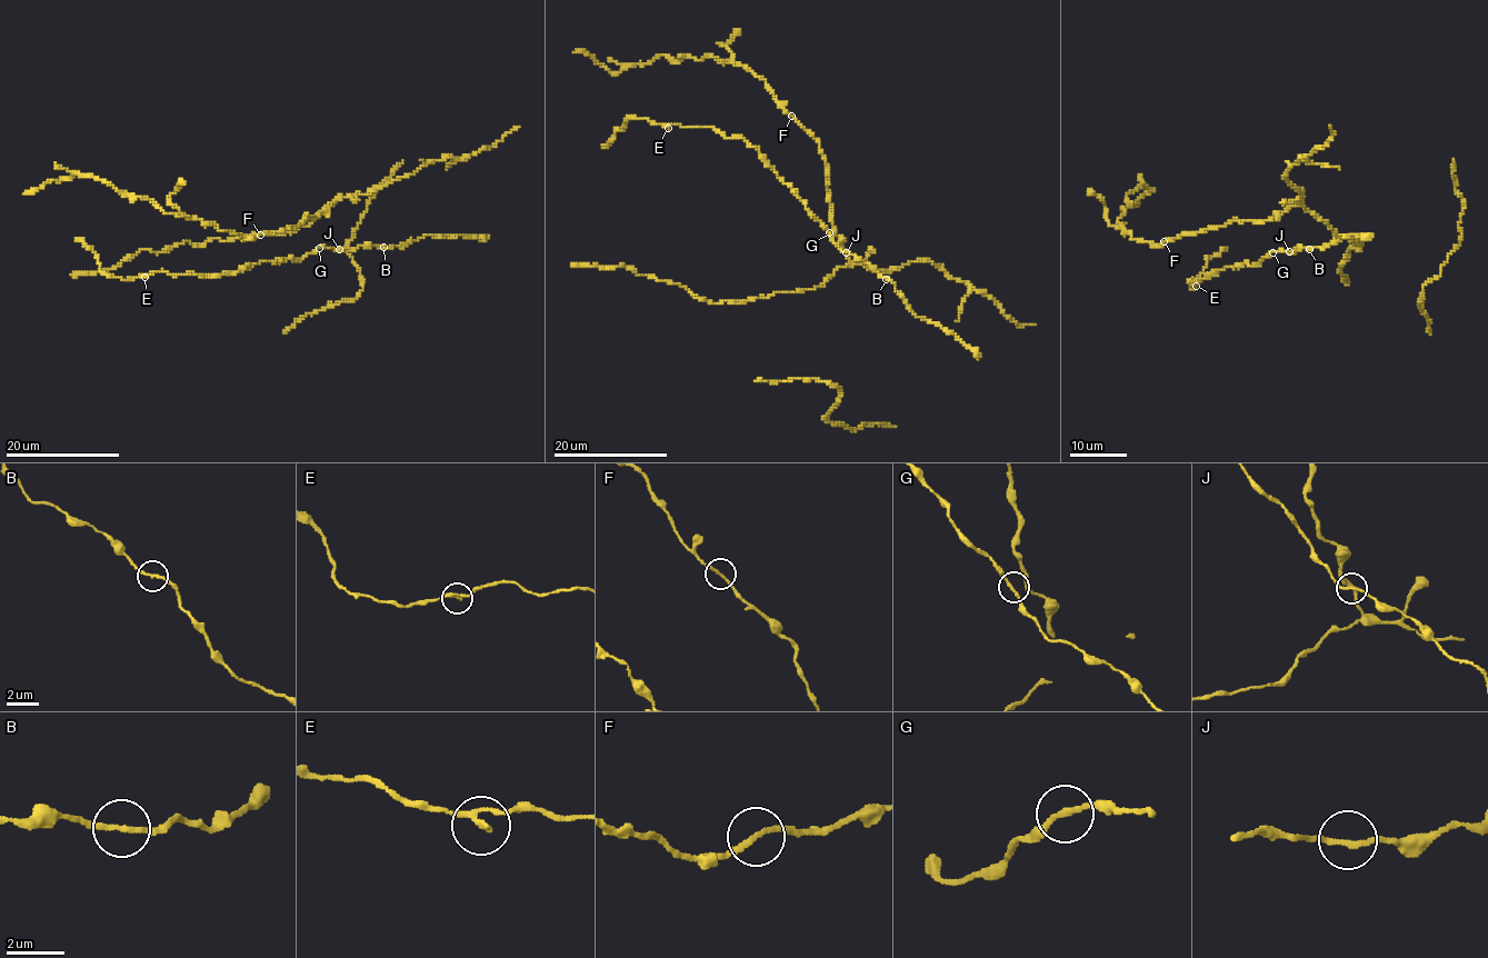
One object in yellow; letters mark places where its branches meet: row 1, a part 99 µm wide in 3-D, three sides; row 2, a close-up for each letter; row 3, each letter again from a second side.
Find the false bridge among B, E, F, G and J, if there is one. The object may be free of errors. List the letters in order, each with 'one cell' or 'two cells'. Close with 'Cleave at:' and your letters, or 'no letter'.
B: one cell
E: one cell
F: one cell
G: one cell
J: one cell
Cleave at: no letter

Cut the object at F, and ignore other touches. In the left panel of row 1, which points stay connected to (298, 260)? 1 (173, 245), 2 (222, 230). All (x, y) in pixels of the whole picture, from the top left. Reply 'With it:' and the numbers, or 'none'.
With it: 1

